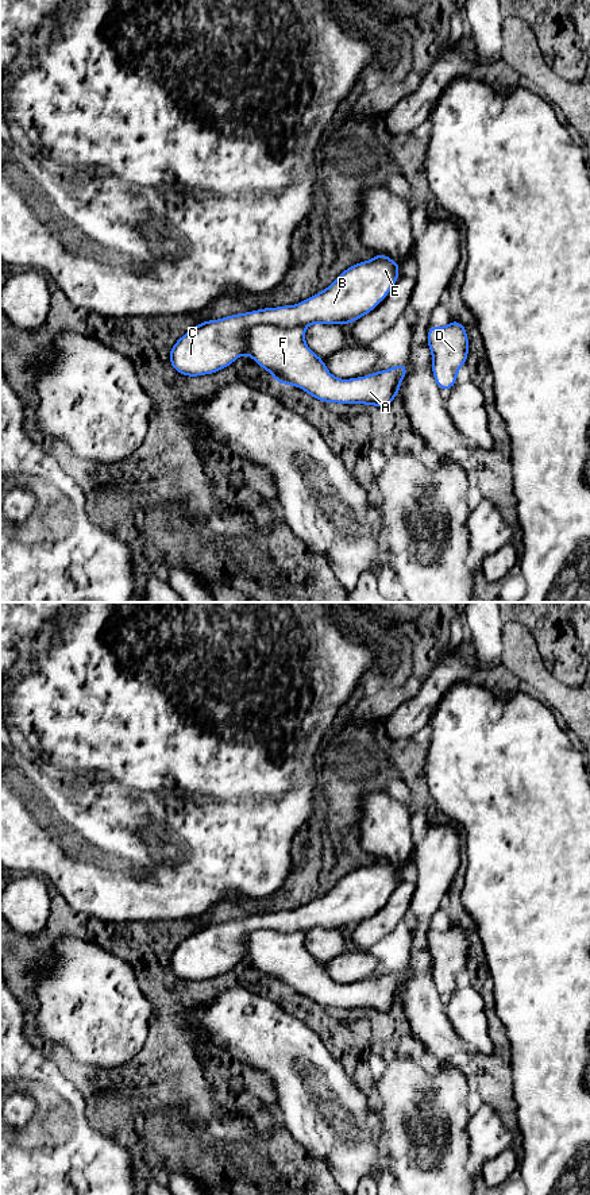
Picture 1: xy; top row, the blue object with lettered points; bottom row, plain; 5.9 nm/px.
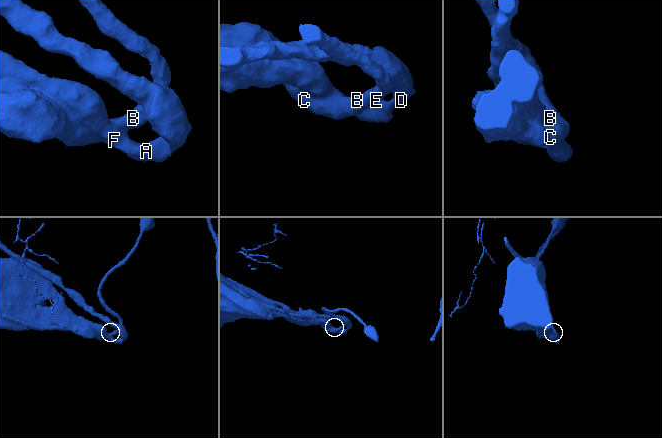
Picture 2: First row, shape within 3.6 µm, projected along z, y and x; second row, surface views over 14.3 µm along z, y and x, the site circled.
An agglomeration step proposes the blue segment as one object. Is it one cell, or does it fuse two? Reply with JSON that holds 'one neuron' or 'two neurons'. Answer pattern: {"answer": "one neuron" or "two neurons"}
{"answer": "two neurons"}

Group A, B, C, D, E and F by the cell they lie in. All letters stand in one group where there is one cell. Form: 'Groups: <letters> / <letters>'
Groups: A D F / B C E

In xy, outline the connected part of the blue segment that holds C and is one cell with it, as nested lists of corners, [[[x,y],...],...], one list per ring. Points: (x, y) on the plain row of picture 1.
[[[375,857],[374,863],[348,871],[328,893],[296,910],[262,913],[198,928],[173,949],[169,957],[170,970],[176,978],[185,982],[217,978],[231,971],[240,960],[247,960],[248,936],[259,929],[302,933],[316,928],[329,930],[352,929],[386,903],[400,883],[398,875],[401,871],[390,861]]]

